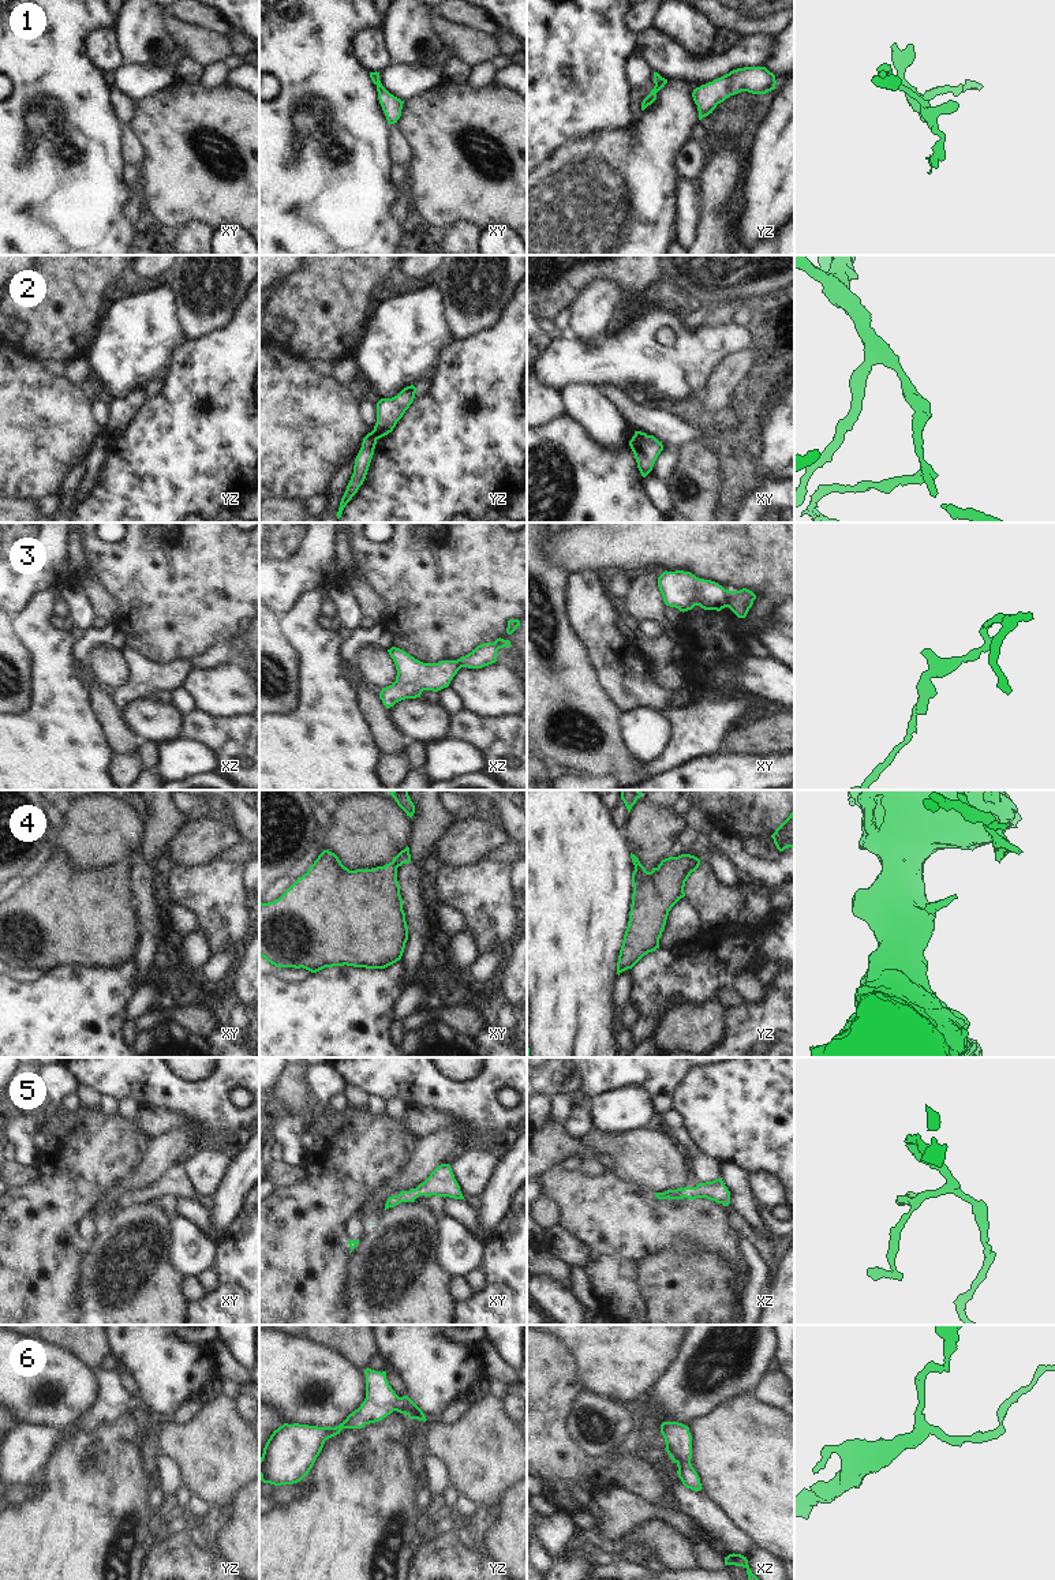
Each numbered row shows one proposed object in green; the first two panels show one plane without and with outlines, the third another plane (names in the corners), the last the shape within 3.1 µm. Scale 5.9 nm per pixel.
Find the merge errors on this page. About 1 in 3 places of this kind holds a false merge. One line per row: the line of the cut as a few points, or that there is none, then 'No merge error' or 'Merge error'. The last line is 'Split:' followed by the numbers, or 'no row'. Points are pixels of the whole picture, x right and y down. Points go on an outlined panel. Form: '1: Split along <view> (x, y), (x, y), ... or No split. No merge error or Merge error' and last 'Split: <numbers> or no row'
1: No split. No merge error
2: Split along yz (370, 433), (376, 440). Merge error
3: Split along xy (728, 591), (725, 606). Merge error
4: No split. No merge error
5: No split. No merge error
6: No split. No merge error
Split: 2, 3

